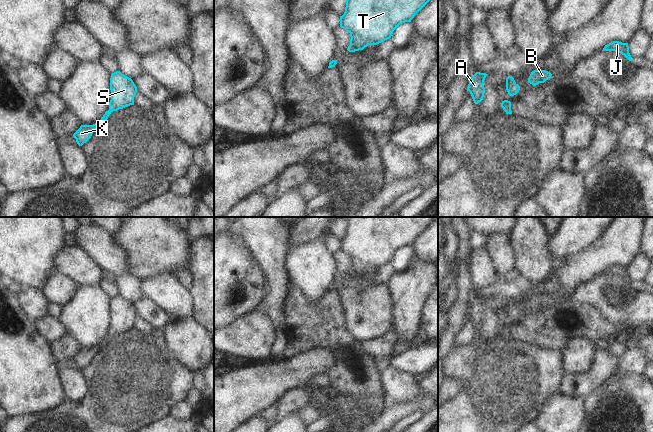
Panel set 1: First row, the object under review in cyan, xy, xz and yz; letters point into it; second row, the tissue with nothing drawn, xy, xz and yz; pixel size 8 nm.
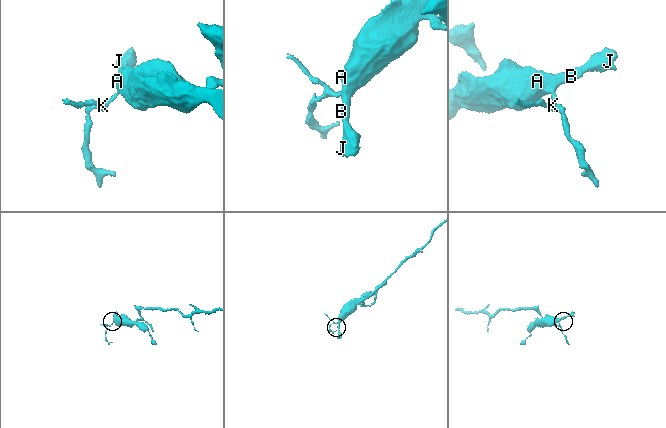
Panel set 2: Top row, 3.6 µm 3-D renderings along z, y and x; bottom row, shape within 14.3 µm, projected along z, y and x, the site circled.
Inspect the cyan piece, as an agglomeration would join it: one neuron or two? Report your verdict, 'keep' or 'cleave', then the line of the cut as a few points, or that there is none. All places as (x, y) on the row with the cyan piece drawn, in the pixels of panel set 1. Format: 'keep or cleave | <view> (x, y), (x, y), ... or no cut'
keep | no cut

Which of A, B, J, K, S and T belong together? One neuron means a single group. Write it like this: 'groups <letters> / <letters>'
groups A B J K S T

